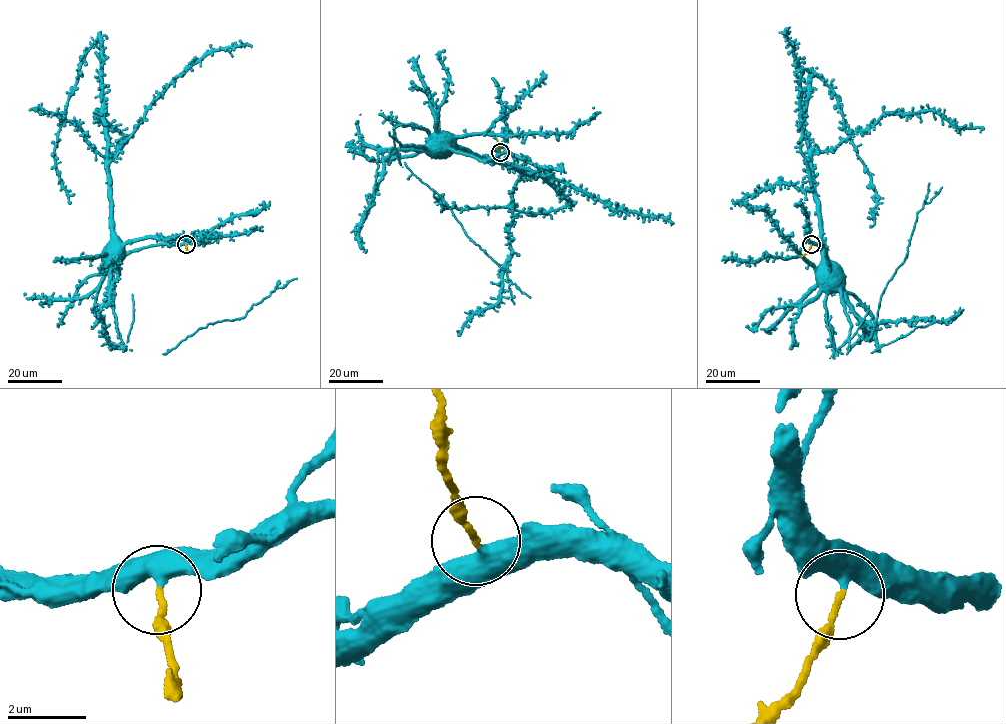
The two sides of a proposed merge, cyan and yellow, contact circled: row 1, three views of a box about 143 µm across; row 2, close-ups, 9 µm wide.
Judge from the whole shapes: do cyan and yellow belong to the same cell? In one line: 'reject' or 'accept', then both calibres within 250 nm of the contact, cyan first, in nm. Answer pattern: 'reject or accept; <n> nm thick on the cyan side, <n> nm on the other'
reject; 400 nm thick on the cyan side, 130 nm on the other

